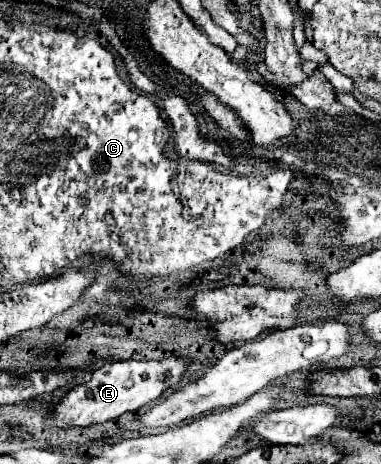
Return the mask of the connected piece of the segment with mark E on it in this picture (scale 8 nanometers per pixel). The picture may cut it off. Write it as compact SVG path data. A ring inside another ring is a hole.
M177 356L165 358L161 362L151 360L151 362L137 362L137 360L127 360L127 362L111 362L99 366L93 376L83 382L73 386L53 408L53 418L55 418L55 428L69 428L69 426L93 426L101 424L107 420L115 420L125 412L139 410L141 406L157 400L165 390L177 388L183 372L189 368L189 362Z

